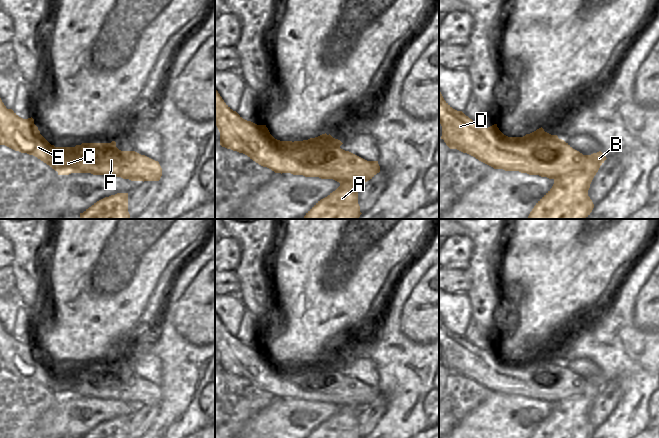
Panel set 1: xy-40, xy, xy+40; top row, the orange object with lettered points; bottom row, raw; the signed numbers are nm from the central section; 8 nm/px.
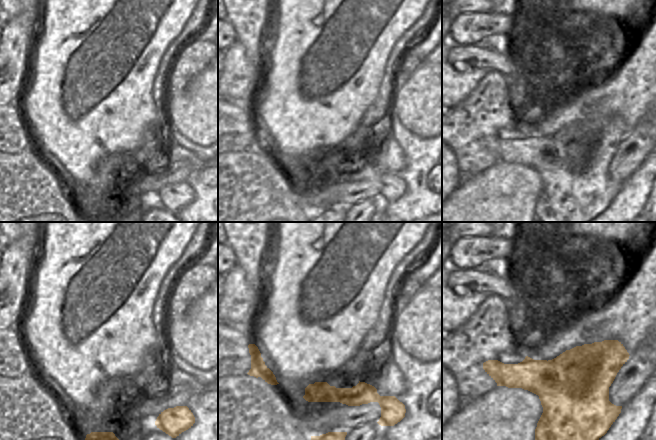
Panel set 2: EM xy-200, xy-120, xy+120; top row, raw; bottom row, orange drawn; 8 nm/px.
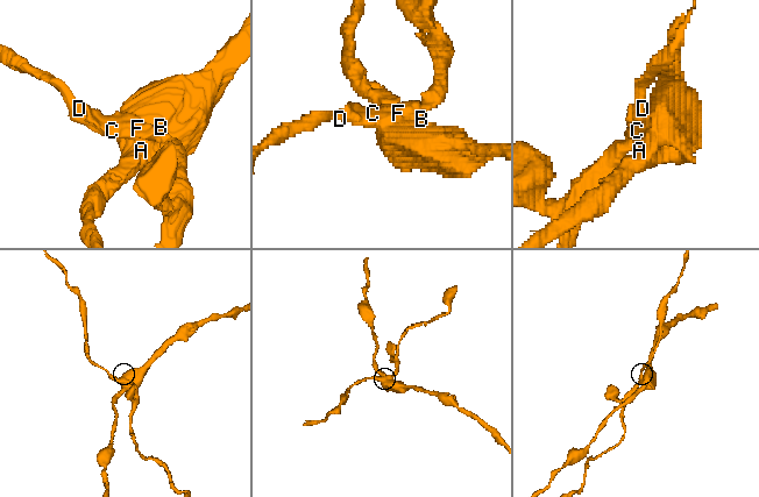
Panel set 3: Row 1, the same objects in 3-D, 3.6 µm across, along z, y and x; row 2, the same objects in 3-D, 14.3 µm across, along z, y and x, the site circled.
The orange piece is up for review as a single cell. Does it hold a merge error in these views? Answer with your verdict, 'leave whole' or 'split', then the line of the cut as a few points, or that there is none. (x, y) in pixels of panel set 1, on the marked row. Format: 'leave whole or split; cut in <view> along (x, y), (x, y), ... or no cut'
split; cut in xy+40 along (586, 155), (586, 161), (579, 169), (554, 179)

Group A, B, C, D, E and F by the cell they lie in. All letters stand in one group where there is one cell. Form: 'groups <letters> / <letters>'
groups A B / C D E F

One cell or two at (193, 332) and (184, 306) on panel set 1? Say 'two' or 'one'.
one

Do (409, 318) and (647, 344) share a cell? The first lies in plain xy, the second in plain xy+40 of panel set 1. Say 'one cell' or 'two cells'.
two cells

